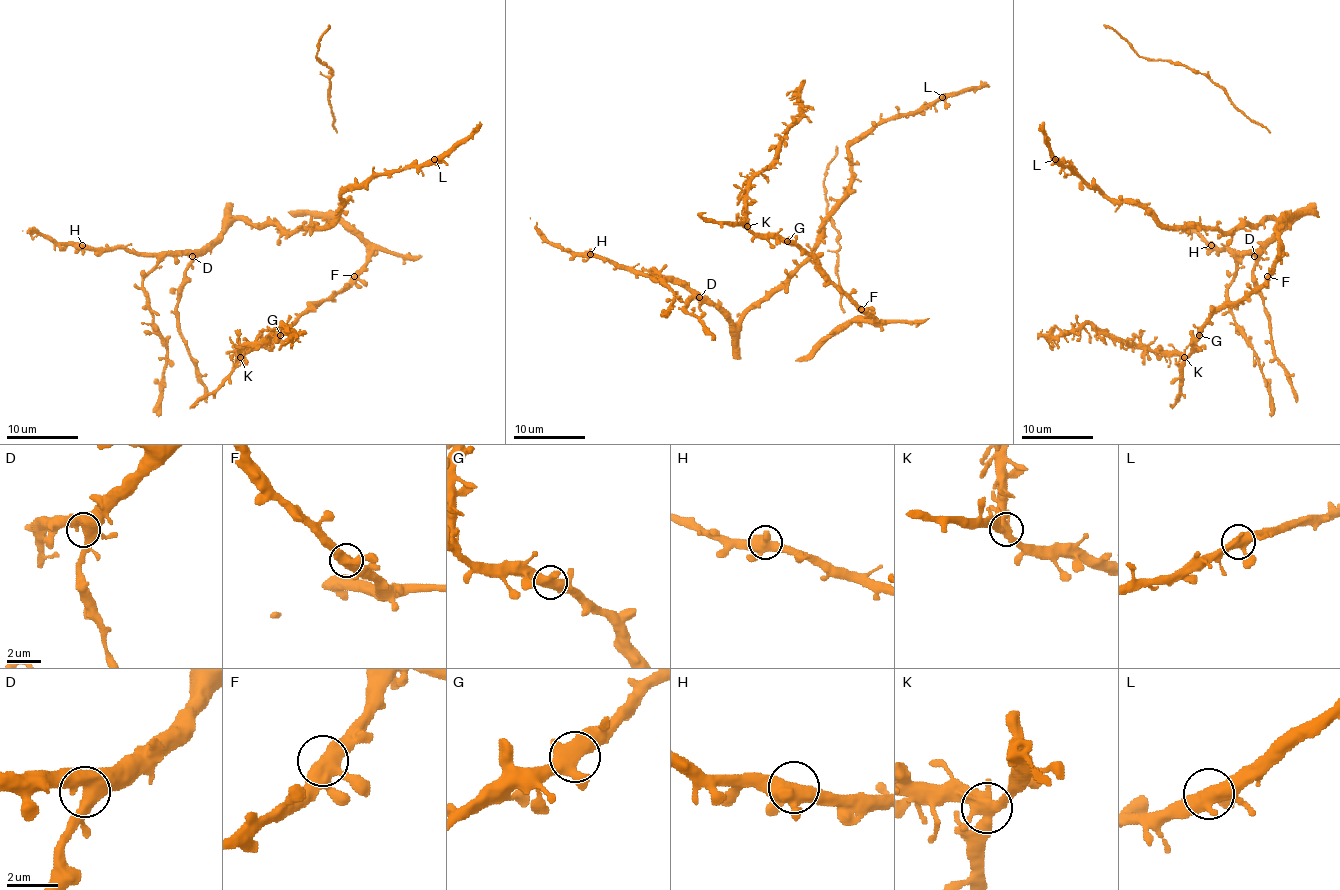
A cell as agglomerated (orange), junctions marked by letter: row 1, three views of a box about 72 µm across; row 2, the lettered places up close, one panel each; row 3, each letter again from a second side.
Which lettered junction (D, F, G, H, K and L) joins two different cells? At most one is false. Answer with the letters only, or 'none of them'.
K

